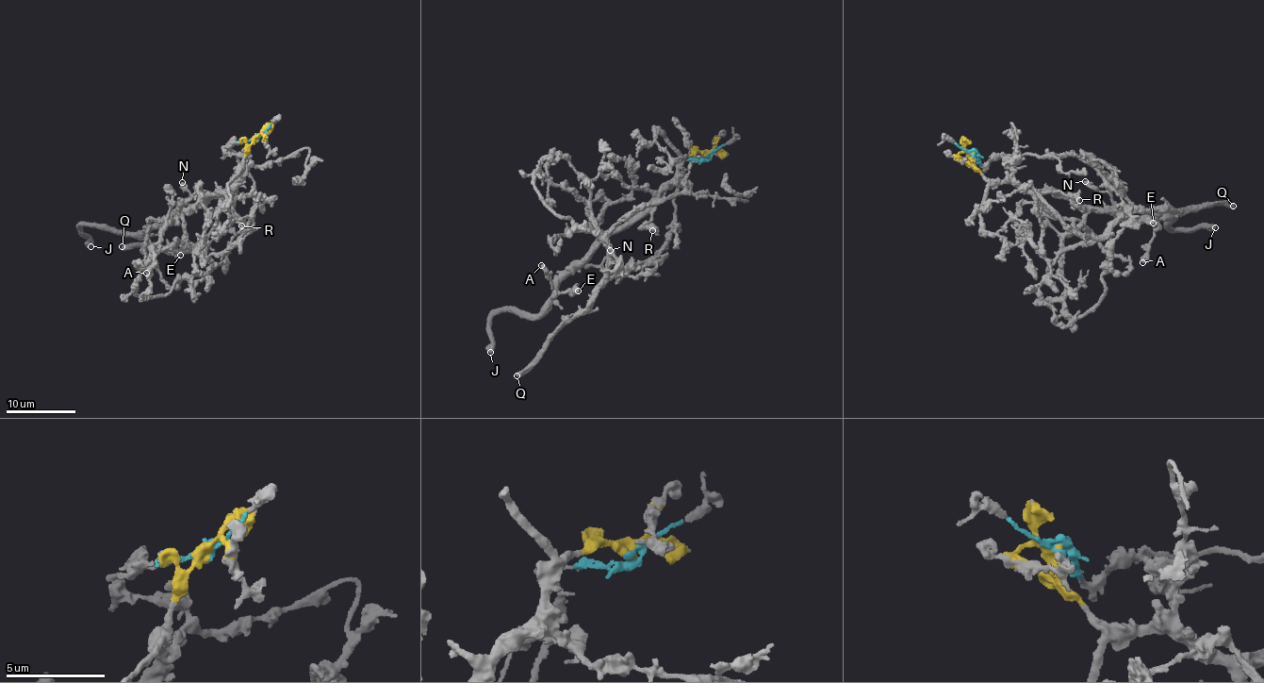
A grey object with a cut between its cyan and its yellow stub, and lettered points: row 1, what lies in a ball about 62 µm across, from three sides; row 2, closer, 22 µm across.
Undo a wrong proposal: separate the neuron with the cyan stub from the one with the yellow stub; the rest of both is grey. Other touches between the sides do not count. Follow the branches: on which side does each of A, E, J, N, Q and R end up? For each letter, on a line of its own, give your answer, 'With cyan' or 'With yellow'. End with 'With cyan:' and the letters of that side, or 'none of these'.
A: With yellow
E: With yellow
J: With yellow
N: With yellow
Q: With cyan
R: With yellow
With cyan: Q

